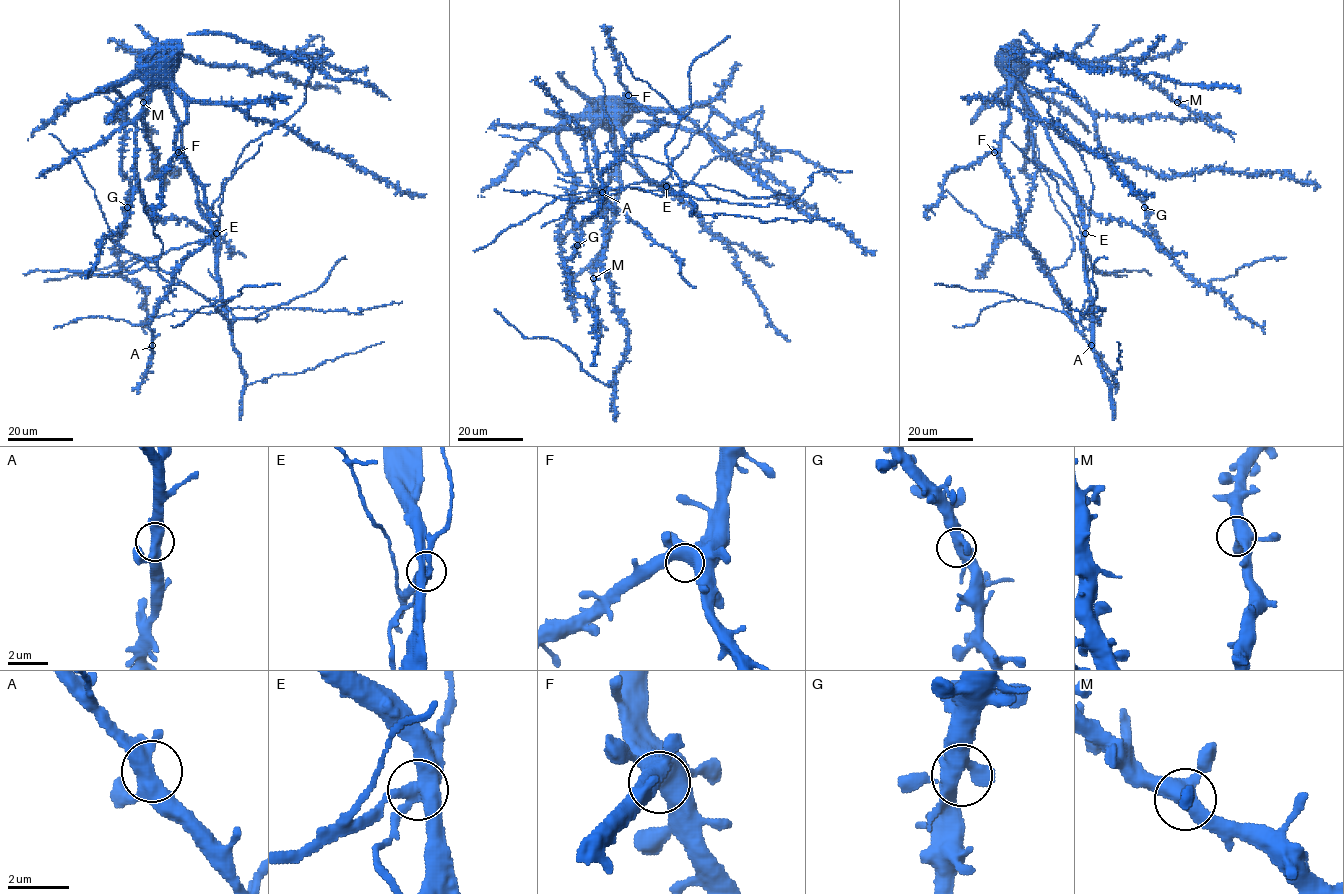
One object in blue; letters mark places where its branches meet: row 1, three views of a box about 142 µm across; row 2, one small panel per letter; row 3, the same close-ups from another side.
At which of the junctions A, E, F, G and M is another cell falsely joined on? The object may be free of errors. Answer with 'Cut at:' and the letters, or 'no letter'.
Cut at: E

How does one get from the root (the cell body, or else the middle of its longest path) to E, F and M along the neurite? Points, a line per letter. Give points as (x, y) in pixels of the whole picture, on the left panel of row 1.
E: (178, 119), (183, 154), (196, 188), (198, 210), (216, 228), (216, 232)
F: (178, 119), (172, 105), (170, 84), (185, 102), (186, 121), (177, 135), (178, 152)
M: (178, 119), (162, 86), (162, 65), (169, 55), (170, 60), (165, 59), (143, 102)

